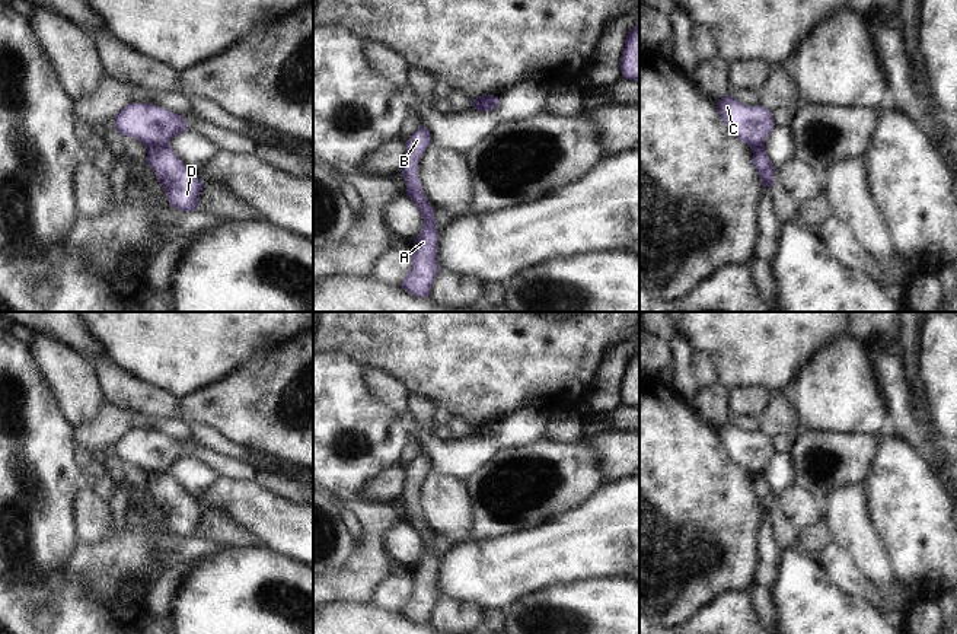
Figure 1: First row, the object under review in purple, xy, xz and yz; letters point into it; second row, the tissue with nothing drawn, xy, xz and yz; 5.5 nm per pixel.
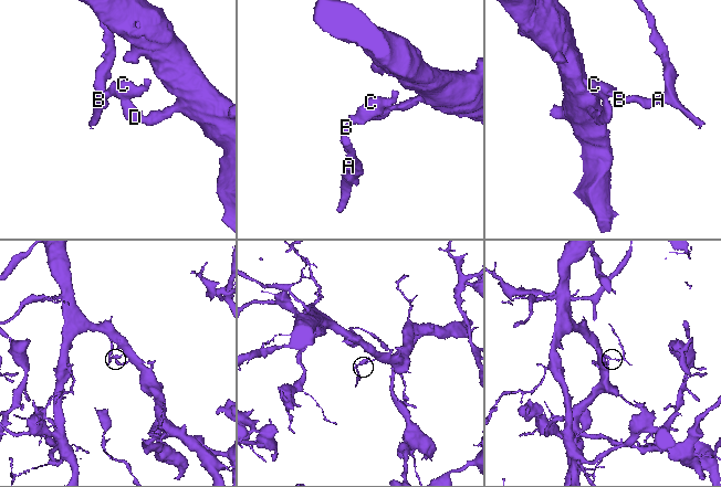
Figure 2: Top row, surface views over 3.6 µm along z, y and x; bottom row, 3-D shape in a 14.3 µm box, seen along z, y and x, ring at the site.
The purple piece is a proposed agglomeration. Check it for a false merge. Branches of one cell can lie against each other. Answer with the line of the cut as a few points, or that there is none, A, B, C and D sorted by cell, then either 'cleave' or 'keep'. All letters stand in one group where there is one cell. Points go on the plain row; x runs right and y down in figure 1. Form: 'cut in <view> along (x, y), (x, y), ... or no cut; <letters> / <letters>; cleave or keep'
cut in xy along (168, 471), (147, 475); A B C / D; cleave

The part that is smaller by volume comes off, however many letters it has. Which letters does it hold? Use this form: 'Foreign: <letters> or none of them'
Foreign: A, B, C

